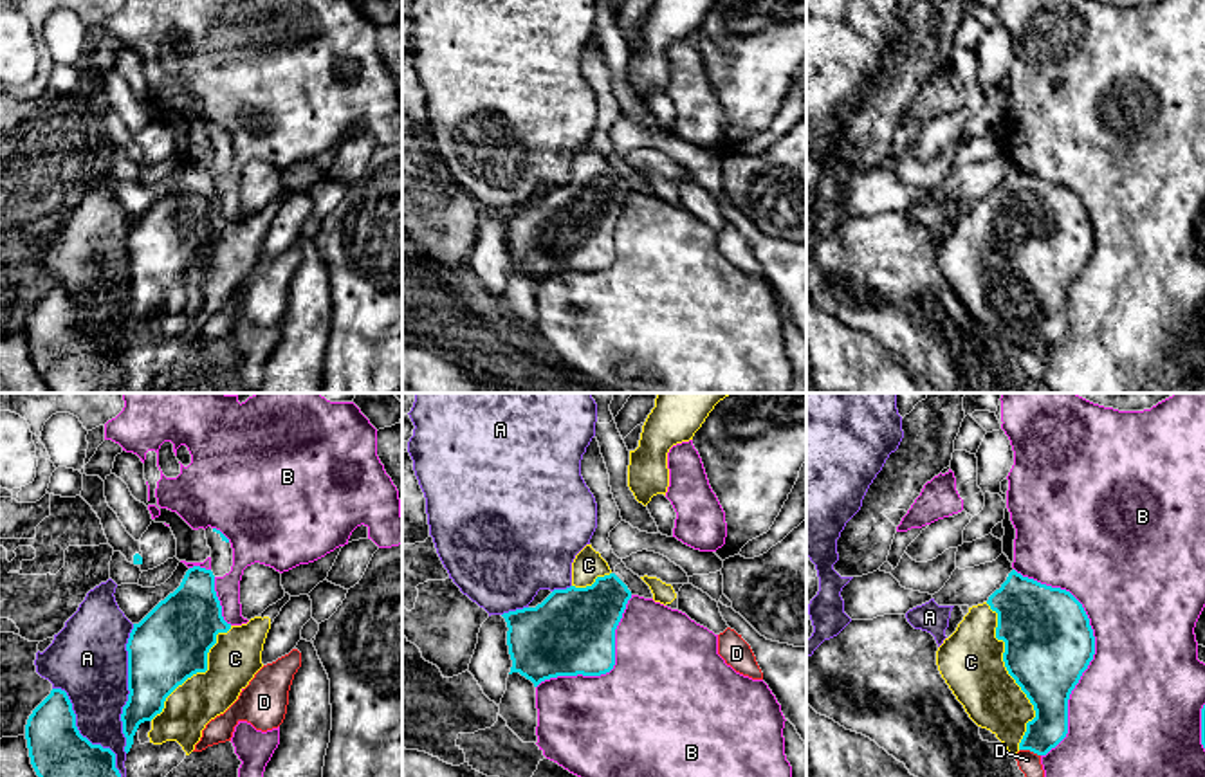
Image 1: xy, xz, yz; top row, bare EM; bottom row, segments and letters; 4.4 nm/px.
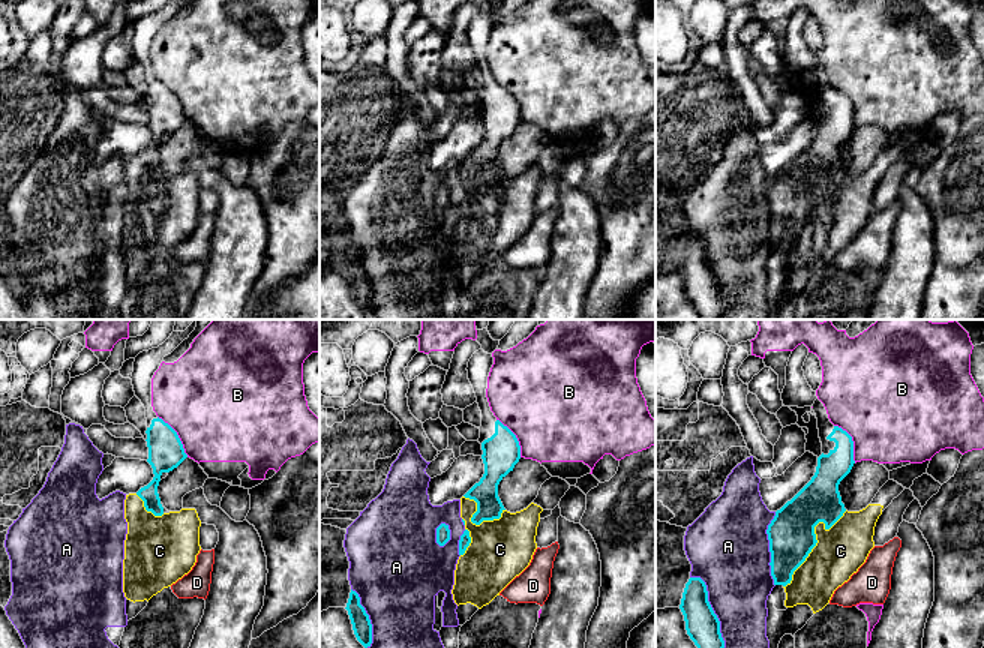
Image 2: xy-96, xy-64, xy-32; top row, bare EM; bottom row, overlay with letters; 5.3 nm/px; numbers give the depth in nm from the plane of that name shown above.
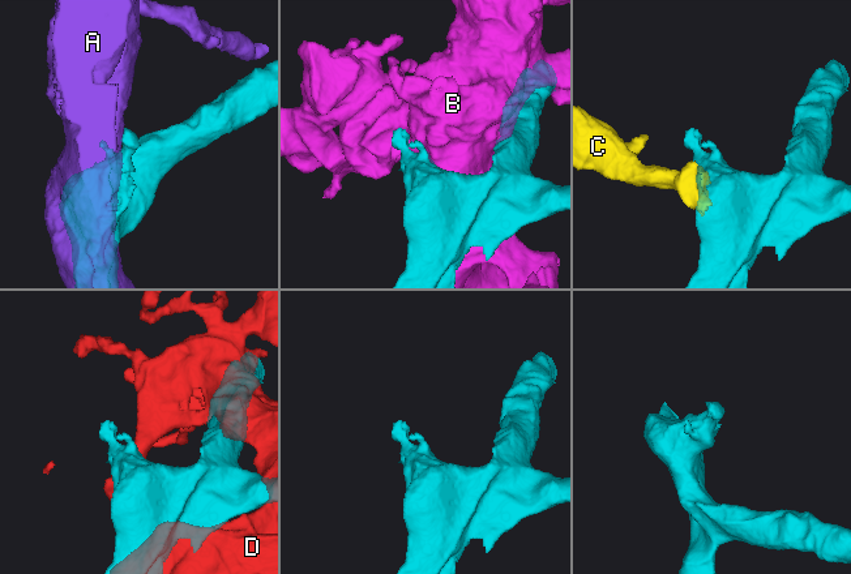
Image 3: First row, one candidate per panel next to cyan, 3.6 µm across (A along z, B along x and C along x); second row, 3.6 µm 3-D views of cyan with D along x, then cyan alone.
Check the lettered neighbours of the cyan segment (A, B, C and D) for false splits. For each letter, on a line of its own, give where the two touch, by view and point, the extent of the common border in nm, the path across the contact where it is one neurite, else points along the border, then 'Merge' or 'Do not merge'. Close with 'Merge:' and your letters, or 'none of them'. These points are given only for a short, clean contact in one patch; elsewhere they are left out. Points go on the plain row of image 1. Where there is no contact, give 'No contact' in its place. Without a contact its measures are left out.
A: Touches cyan at xy (91, 339). Shared border 550 nm. Do not merge
B: Touches cyan at yz (1094, 246). Shared border 850 nm. Do not merge
C: Touches cyan at yz (1009, 269). Shared border 650 nm. Merge
D: Touches cyan at yz (1030, 347). Shared border 100 nm. Do not merge
Merge: C

